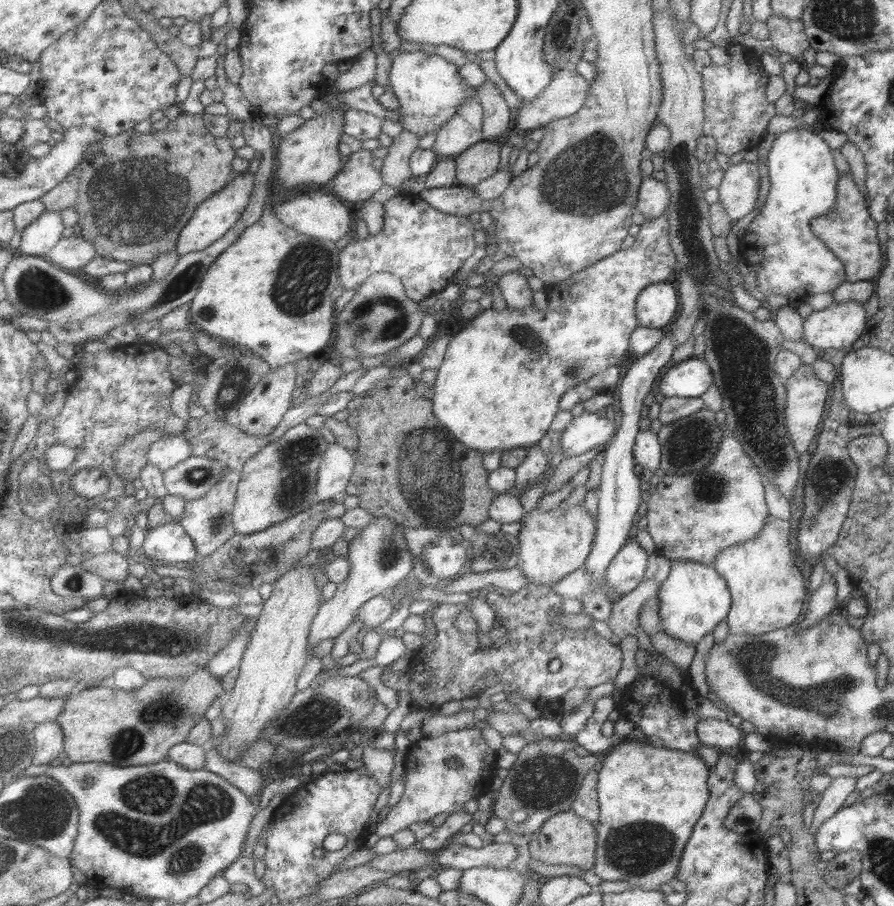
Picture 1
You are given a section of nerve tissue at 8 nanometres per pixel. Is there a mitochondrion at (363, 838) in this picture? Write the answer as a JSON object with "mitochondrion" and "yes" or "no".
{"mitochondrion":"no"}

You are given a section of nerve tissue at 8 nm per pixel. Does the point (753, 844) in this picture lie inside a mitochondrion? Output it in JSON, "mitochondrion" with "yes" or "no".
{"mitochondrion":"no"}

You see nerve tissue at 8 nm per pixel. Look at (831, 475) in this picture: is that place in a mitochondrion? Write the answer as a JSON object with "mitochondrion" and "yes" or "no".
{"mitochondrion":"yes"}

